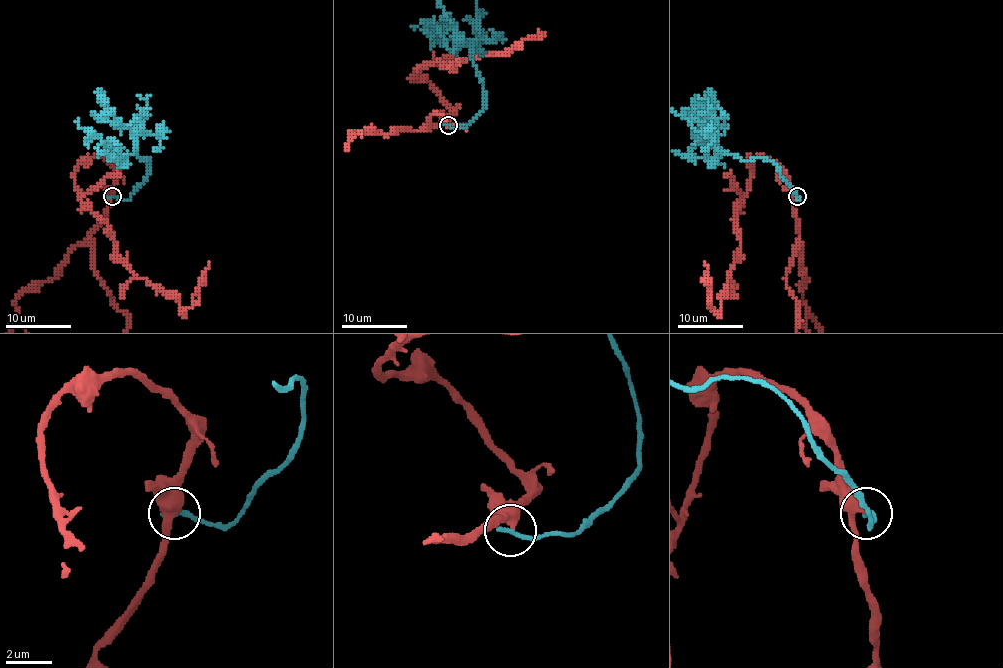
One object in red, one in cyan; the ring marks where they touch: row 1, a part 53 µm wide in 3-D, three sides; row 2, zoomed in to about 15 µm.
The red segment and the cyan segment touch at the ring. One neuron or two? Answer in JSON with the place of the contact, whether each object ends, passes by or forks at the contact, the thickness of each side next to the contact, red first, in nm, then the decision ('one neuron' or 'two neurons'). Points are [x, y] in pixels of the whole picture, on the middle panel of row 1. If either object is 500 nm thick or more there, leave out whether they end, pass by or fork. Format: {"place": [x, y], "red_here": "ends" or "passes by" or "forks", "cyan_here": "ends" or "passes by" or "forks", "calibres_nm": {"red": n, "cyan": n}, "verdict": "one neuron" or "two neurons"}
{"place": [448, 125], "red_here": "passes by", "cyan_here": "ends", "calibres_nm": {"red": 320, "cyan": 240}, "verdict": "two neurons"}

